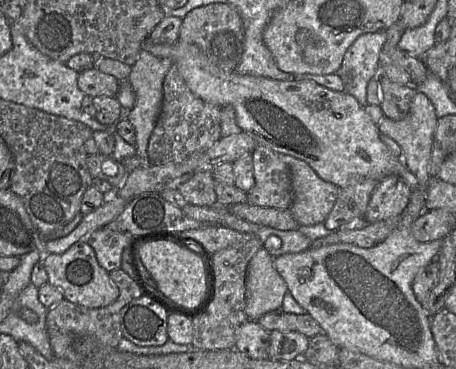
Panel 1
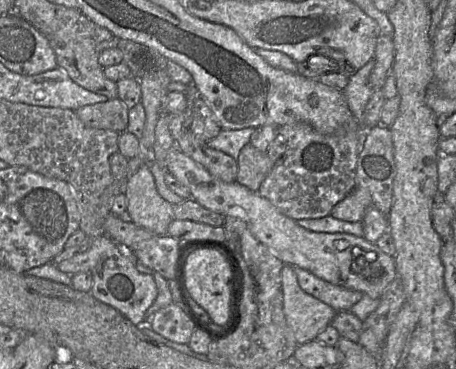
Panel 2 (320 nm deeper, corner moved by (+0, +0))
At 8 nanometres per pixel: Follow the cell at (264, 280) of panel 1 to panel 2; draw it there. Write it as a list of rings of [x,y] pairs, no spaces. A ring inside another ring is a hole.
[[[284,265],[281,270],[281,287],[286,323],[292,330],[298,345],[315,341],[318,334],[331,324],[336,314],[335,310],[303,291],[298,284],[293,267],[290,265]]]

